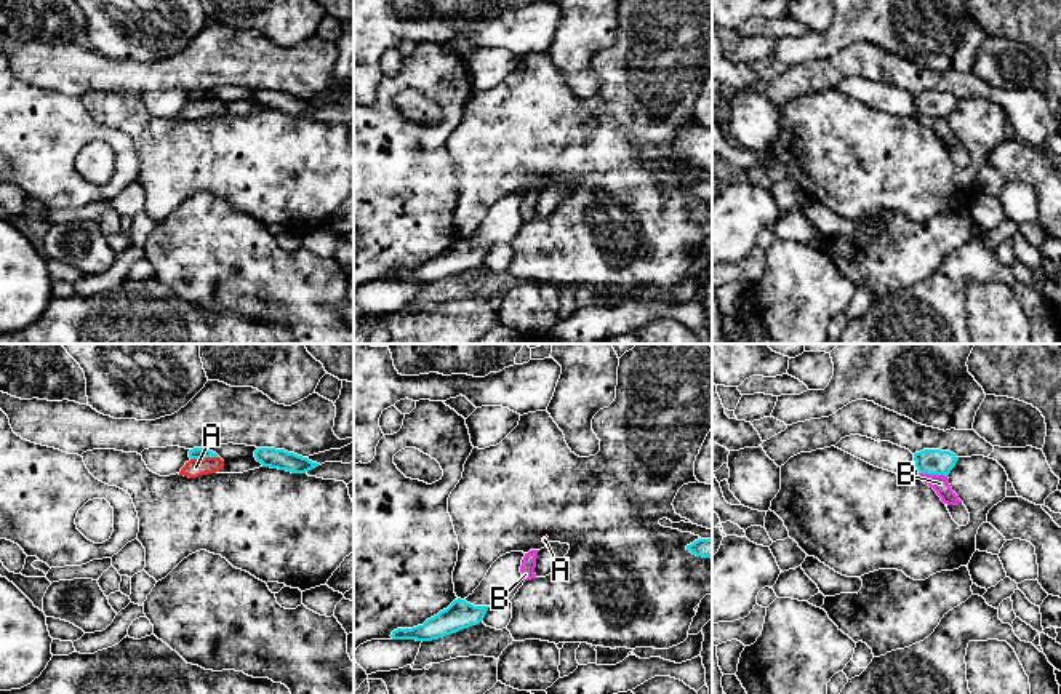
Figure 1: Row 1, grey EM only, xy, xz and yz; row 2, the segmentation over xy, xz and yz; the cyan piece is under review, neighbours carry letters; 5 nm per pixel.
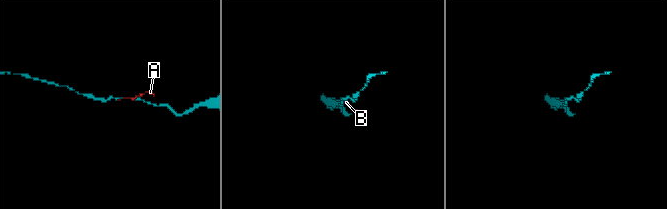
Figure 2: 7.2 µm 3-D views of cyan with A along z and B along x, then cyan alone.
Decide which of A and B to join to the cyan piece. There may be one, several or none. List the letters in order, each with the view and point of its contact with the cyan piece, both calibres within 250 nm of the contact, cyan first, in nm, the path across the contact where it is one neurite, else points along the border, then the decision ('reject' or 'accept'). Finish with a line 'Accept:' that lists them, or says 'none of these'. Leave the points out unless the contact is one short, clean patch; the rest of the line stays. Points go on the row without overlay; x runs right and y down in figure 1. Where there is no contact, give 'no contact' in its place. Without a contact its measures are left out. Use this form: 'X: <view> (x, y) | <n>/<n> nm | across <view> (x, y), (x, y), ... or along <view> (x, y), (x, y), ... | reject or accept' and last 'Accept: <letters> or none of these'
A: xy (204, 99) | 60/100 nm | along xy (218, 98), (191, 101) | reject
B: yz (933, 115) | 130/90 nm | along yz (919, 114), (946, 119) | reject
Accept: none of these

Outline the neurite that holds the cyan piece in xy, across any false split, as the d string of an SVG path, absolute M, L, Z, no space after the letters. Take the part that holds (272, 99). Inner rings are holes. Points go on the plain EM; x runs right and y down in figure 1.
M258 90L254 99L262 109L286 112L291 115L306 115L320 107L307 99L275 90Z

